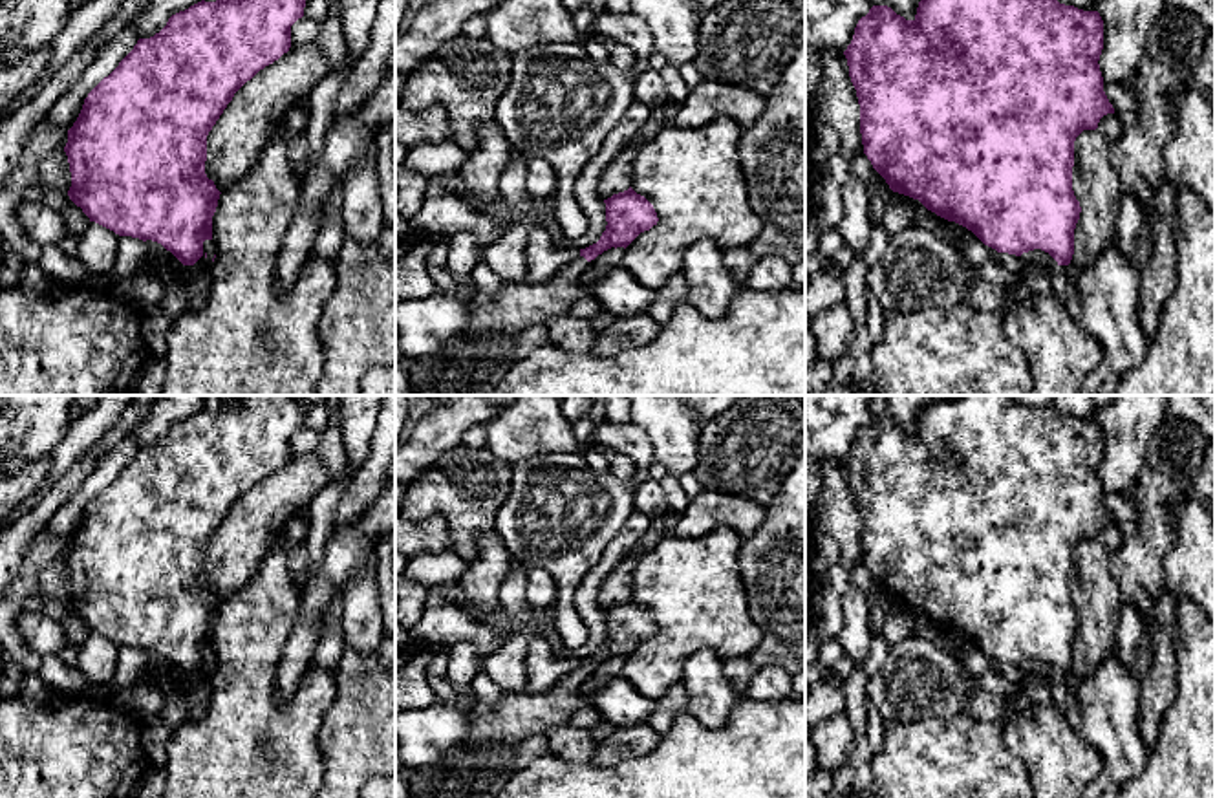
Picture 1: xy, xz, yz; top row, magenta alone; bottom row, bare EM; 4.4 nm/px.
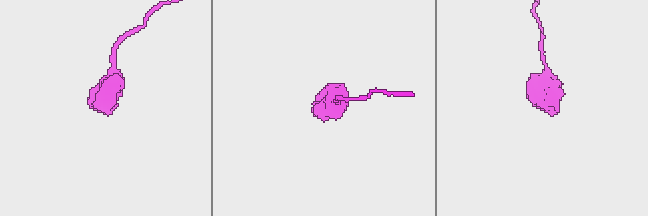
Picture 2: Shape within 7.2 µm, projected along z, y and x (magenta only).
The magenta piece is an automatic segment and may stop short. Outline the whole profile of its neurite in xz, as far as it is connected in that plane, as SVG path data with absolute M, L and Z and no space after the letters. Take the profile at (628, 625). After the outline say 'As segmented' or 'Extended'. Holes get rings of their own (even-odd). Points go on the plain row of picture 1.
M631 597L604 609L604 613L606 641L597 653L580 659L580 666L587 672L611 657L626 659L640 642L650 641L659 631L653 615Z. As segmented

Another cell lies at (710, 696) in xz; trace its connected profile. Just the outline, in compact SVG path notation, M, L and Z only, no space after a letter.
M697 650L683 664L688 708L706 728L721 728L743 699L726 679L723 661L714 650Z

